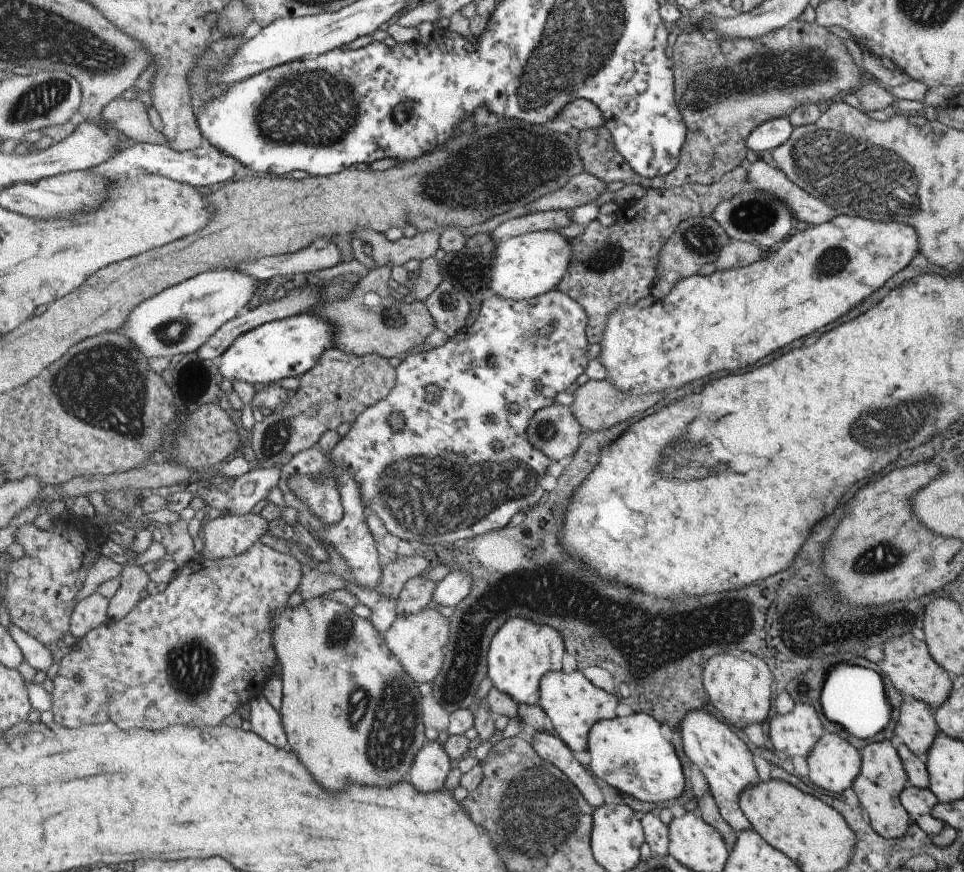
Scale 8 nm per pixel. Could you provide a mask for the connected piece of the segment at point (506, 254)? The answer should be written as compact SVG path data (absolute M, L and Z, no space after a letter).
M553 229L530 232L502 241L496 248L492 293L511 300L531 300L560 286L572 268L574 246L570 238Z

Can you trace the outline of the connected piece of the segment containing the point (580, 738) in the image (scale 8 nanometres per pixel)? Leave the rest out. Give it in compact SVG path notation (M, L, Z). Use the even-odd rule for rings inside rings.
M579 668L570 673L553 671L542 678L540 682L539 705L550 718L553 728L570 746L571 750L586 750L588 730L597 721L615 718L615 696L607 694L605 690L595 688Z

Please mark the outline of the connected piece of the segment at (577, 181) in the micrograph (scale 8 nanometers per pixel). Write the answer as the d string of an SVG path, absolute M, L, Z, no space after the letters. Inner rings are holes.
M591 173L577 174L566 187L553 194L548 194L530 205L530 212L577 208L582 204L592 203L605 191L607 183L595 178Z

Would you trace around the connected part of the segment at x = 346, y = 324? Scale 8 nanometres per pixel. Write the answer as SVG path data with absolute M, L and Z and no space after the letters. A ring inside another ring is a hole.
M385 265L371 271L366 277L359 280L359 284L354 292L342 301L336 303L324 303L318 305L311 313L321 313L328 321L331 321L338 328L336 346L334 348L343 349L348 353L358 355L378 354L384 357L393 358L404 357L404 352L409 352L417 346L423 346L427 336L435 332L436 320L428 311L427 305L423 301L414 300L412 303L403 303L389 294L389 280L392 277L393 267Z

